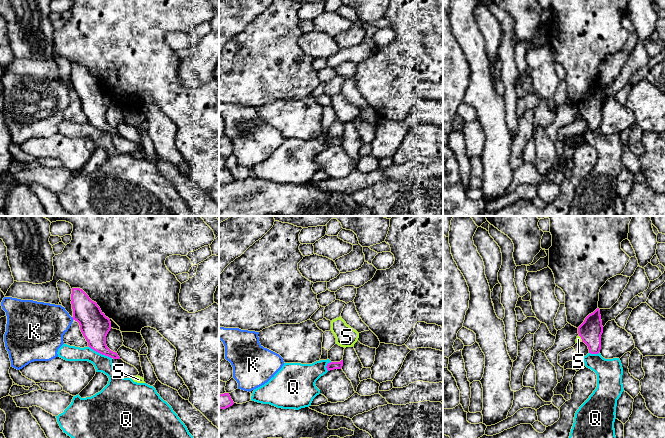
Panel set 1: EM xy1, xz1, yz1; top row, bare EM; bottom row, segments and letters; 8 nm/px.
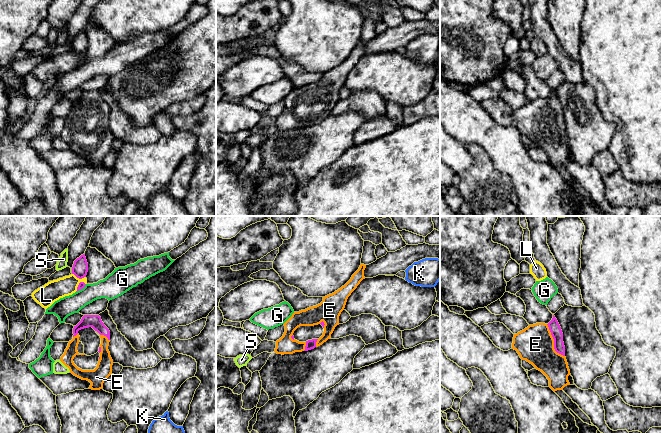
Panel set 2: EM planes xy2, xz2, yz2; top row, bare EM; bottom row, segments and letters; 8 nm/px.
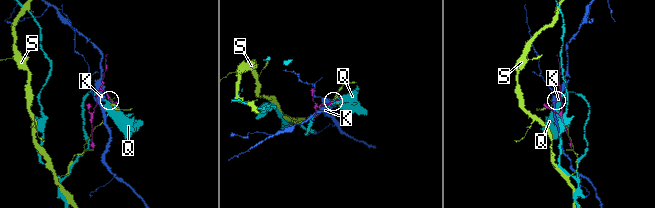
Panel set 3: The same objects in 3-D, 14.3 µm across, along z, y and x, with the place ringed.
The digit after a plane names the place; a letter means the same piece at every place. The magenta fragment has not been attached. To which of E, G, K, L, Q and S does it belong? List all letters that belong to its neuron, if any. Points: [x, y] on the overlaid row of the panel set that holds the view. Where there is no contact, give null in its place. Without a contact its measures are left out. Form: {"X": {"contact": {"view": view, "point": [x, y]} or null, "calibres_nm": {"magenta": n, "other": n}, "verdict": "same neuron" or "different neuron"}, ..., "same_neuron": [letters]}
{"E": {"contact": {"view": "yz2", "point": [554, 342]}, "calibres_nm": {"magenta": 90, "other": 300}, "verdict": "same neuron"}, "G": {"contact": {"view": "xy2", "point": [81, 288]}, "calibres_nm": {"magenta": 50, "other": 180}, "verdict": "different neuron"}, "K": {"contact": {"view": "xy1", "point": [72, 317]}, "calibres_nm": {"magenta": 240, "other": 360}, "verdict": "different neuron"}, "L": {"contact": {"view": "xy2", "point": [79, 278]}, "calibres_nm": {"magenta": 130, "other": 160}, "verdict": "different neuron"}, "Q": {"contact": {"view": "xy1", "point": [100, 353]}, "calibres_nm": {"magenta": 240, "other": 140}, "verdict": "different neuron"}, "S": {"contact": {"view": "yz1", "point": [581, 338]}, "calibres_nm": {"magenta": 190, "other": 40}, "verdict": "different neuron"}, "same_neuron": ["E"]}

